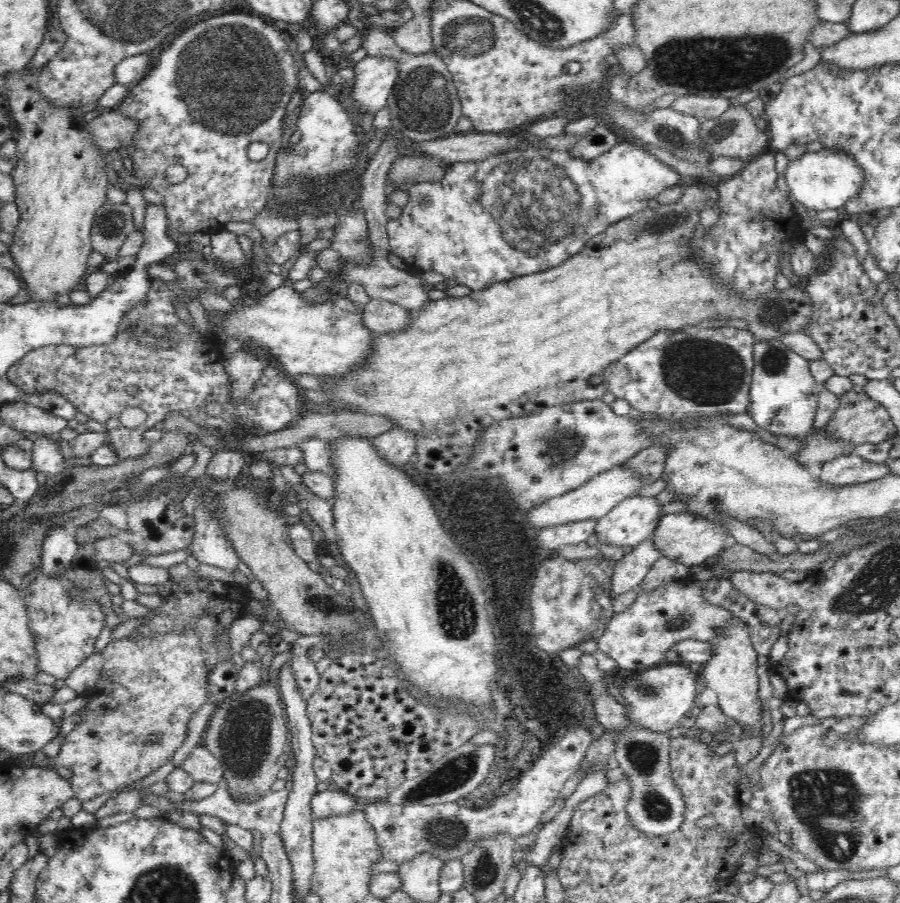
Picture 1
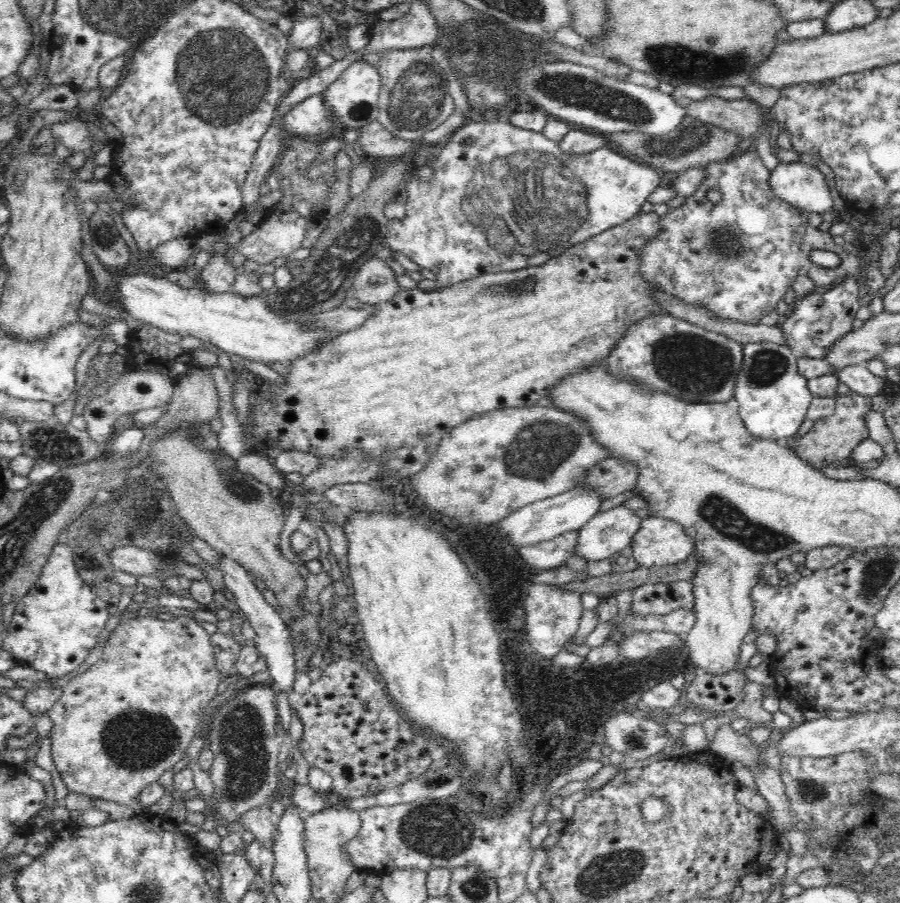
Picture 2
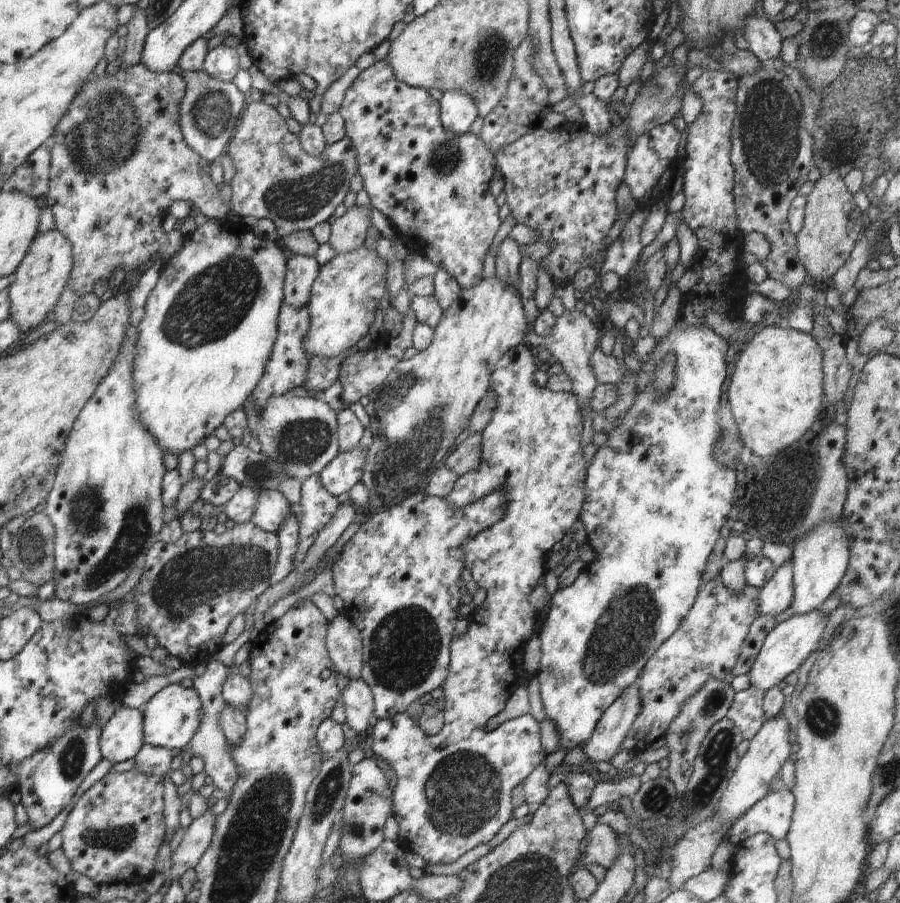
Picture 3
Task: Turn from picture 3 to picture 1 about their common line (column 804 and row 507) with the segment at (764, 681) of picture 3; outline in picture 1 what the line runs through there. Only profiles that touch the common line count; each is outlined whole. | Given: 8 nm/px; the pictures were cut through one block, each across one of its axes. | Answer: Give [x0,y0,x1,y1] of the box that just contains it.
[594,495,662,547]

